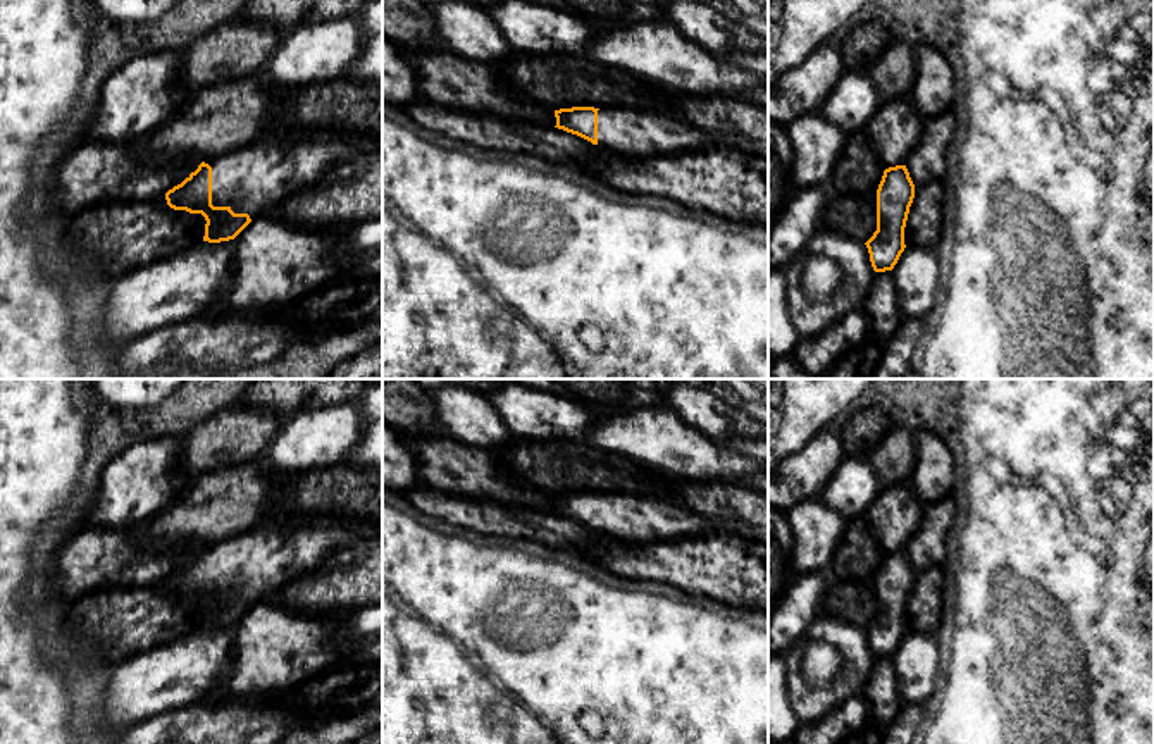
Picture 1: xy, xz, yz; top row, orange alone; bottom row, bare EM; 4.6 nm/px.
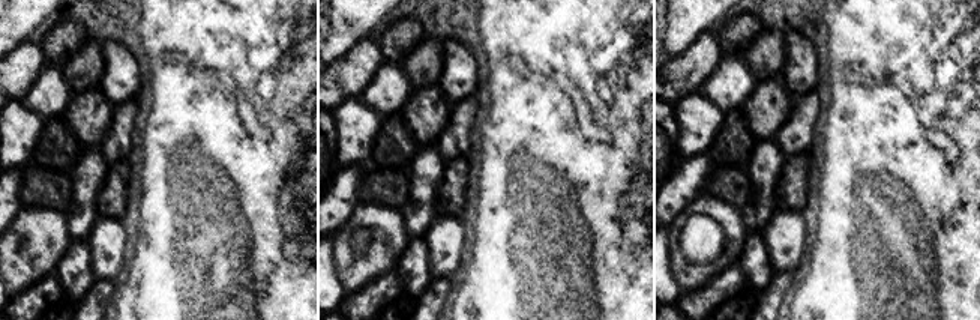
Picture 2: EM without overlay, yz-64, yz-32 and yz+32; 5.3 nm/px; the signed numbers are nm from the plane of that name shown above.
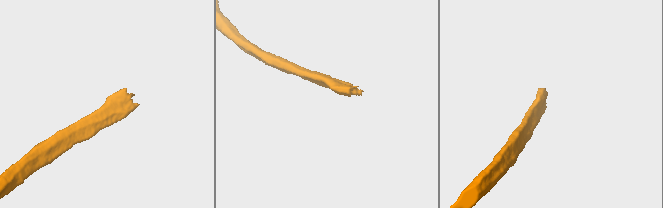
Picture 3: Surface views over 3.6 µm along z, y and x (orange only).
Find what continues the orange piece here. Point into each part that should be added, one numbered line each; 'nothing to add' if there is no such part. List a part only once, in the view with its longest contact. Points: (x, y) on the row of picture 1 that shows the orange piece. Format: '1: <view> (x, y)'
1: xy (254, 179)

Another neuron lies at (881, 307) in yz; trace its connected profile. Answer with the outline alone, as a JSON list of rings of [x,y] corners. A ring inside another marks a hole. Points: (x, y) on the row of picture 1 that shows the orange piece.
[[[890,270],[873,274],[872,289],[861,308],[868,319],[870,338],[877,344],[882,344],[896,334],[903,315]]]

